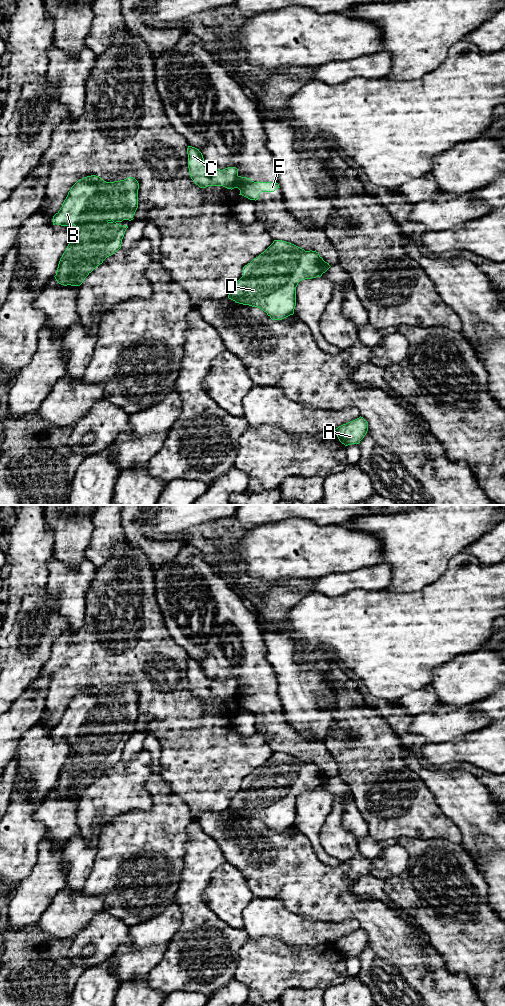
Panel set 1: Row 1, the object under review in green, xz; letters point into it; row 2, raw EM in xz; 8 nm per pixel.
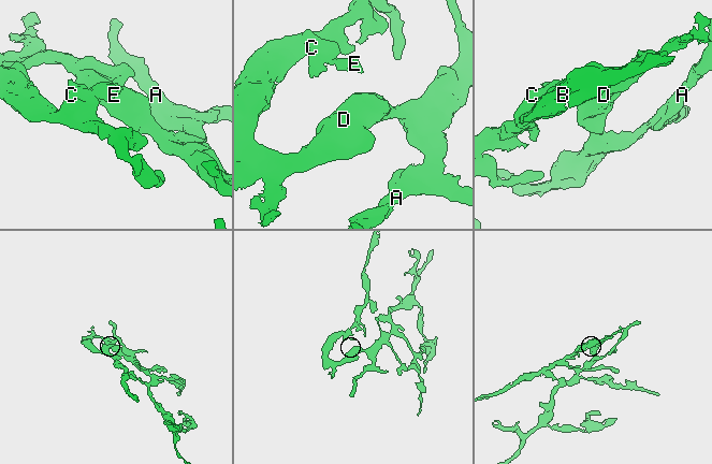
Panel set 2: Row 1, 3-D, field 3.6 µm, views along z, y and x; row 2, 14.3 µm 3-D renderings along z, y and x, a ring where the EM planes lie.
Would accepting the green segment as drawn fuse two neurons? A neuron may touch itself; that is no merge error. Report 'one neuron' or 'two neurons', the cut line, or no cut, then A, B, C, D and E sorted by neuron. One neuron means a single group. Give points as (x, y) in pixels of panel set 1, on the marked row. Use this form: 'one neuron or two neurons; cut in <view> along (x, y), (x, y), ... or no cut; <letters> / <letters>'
two neurons; cut in xz along (238, 176), (236, 187); A B C D / E

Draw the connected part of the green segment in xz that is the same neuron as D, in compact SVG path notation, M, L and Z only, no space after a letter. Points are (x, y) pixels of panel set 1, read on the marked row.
M274 240L263 253L243 267L243 276L234 284L228 298L239 304L260 308L272 320L282 320L294 314L298 283L321 277L330 267L316 251L305 251L292 243Z

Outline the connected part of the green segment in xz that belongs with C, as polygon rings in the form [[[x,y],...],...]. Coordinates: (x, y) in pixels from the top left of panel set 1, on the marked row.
[[[188,146],[188,168],[191,179],[200,188],[223,186],[227,189],[237,188],[238,169],[228,167],[223,170],[208,166],[199,149]]]

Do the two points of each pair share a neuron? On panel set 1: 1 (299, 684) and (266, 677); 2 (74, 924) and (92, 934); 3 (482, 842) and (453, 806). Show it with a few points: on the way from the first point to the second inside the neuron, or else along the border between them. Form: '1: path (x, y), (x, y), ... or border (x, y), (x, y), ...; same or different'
1: border (267, 657), (275, 673), (278, 694); different
2: border (99, 912), (74, 938); different
3: border (489, 837), (477, 839), (478, 857), (474, 860); different

